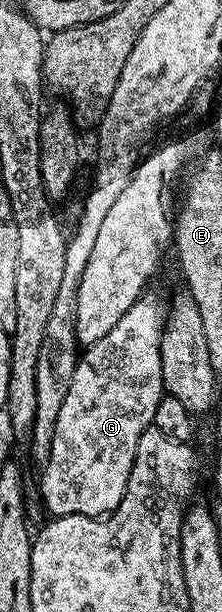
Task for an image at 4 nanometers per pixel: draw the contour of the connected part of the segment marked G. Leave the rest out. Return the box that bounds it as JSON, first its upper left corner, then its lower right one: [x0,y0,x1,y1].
[43,291,167,518]

